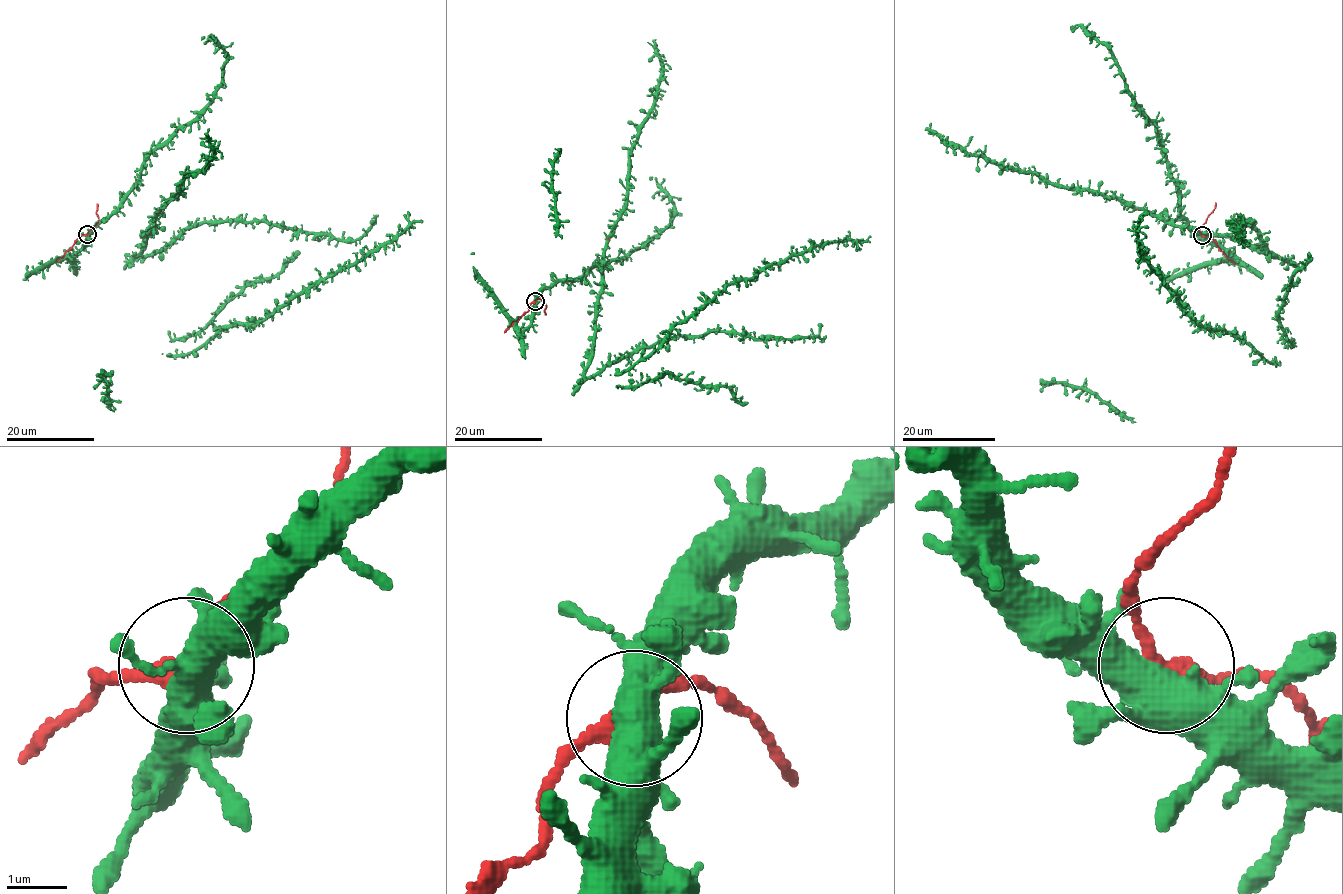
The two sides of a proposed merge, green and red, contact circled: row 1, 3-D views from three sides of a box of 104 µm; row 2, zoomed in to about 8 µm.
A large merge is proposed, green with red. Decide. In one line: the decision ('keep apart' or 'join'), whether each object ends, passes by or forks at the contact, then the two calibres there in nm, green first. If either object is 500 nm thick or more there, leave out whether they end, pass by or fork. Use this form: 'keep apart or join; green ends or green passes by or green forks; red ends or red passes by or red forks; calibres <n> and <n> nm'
join; green forks; red passes by; calibres 460 and 300 nm

